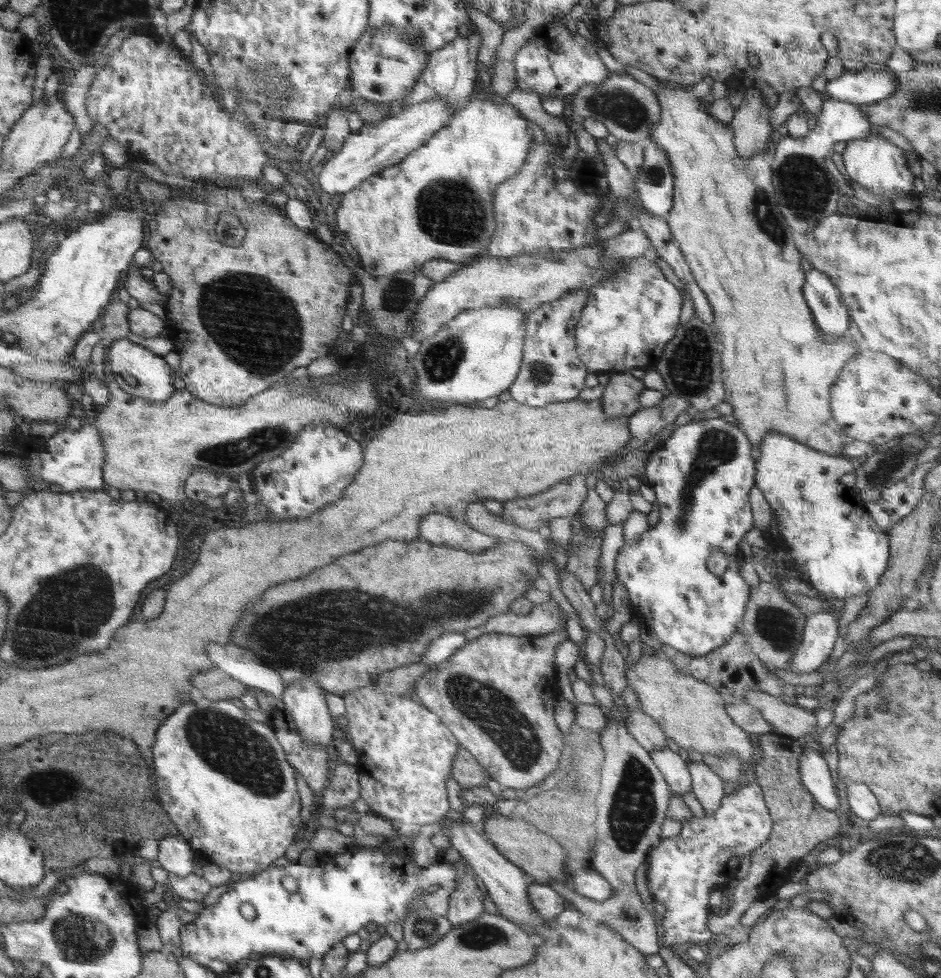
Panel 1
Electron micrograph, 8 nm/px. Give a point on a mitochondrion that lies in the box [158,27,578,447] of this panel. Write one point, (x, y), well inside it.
(251, 321)

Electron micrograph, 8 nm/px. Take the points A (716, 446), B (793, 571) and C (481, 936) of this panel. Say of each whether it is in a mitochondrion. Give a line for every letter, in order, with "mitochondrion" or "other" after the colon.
A: mitochondrion
B: other
C: mitochondrion

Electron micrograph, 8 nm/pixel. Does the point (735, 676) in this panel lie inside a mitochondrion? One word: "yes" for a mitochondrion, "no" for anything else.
no

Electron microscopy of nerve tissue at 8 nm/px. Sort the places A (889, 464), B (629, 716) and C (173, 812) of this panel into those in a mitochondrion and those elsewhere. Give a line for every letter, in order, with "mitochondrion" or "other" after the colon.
A: mitochondrion
B: other
C: other

